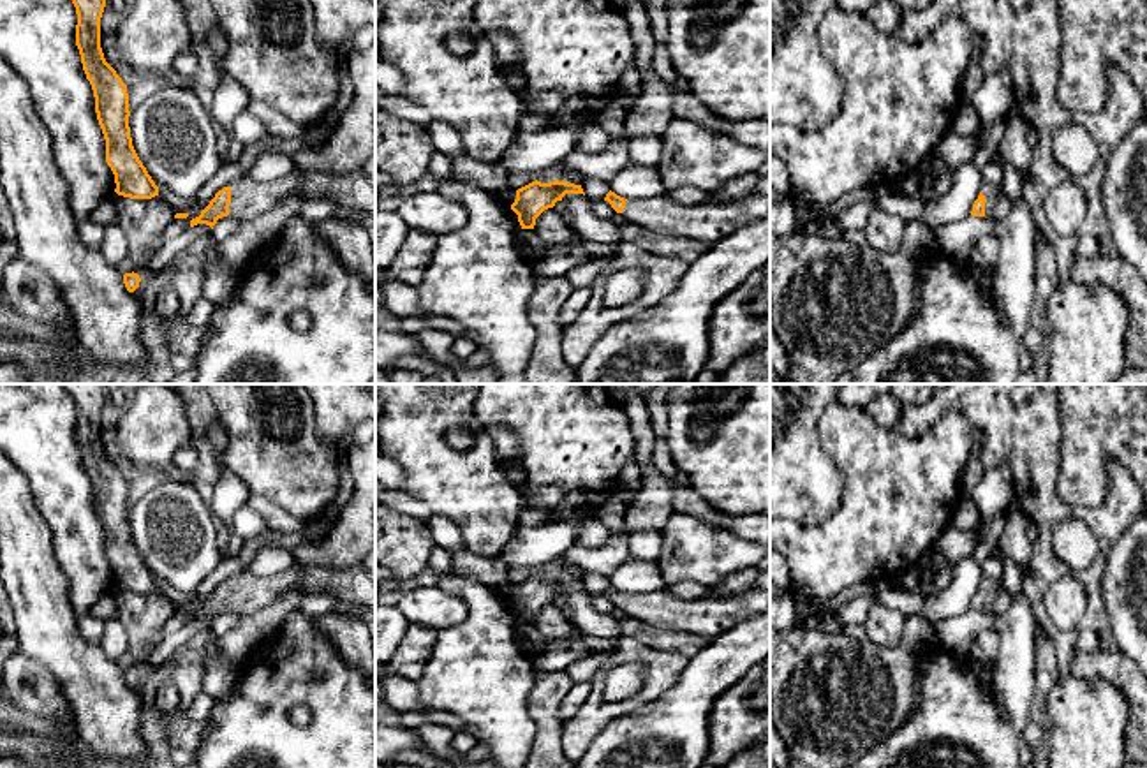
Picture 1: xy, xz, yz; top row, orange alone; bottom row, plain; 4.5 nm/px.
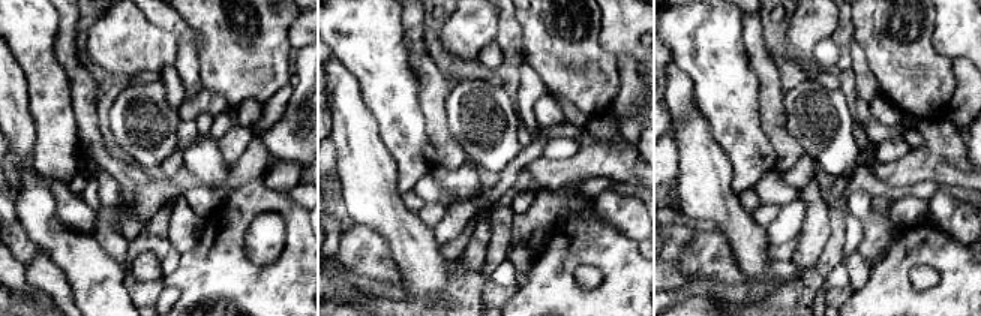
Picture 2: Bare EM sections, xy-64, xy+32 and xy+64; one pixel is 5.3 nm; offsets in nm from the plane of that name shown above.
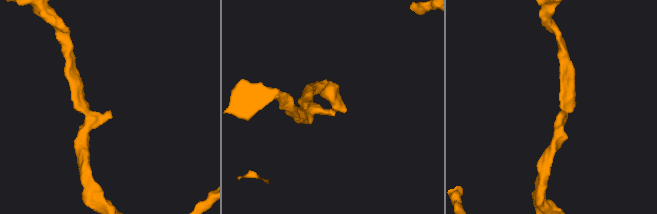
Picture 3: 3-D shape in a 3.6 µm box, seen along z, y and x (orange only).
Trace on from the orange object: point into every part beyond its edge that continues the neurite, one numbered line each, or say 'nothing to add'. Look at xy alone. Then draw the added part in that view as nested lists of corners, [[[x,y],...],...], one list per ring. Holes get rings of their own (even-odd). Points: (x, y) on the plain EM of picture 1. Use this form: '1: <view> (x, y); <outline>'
1: xy (249, 594); [[[294,562],[275,576],[254,576],[243,571],[229,581],[229,609],[238,615],[255,613],[291,588],[303,594],[326,592],[335,595],[340,604],[375,606],[375,585],[361,567],[333,569]]]

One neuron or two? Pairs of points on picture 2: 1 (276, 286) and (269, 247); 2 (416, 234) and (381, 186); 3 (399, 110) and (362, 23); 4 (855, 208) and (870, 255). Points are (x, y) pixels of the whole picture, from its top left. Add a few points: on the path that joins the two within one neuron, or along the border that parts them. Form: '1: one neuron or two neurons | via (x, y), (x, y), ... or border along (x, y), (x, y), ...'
1: two neurons | border along (285, 229), (272, 262), (245, 256)
2: one neuron | via (404, 222), (381, 198)
3: one neuron | via (389, 89), (378, 57), (369, 44)
4: one neuron | via (867, 219), (870, 222), (870, 243)

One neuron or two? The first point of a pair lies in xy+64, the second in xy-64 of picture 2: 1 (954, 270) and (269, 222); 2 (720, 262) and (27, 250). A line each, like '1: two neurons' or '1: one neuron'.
1: two neurons
2: one neuron

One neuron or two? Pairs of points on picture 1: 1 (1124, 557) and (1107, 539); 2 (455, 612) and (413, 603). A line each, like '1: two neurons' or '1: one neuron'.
1: two neurons
2: one neuron

